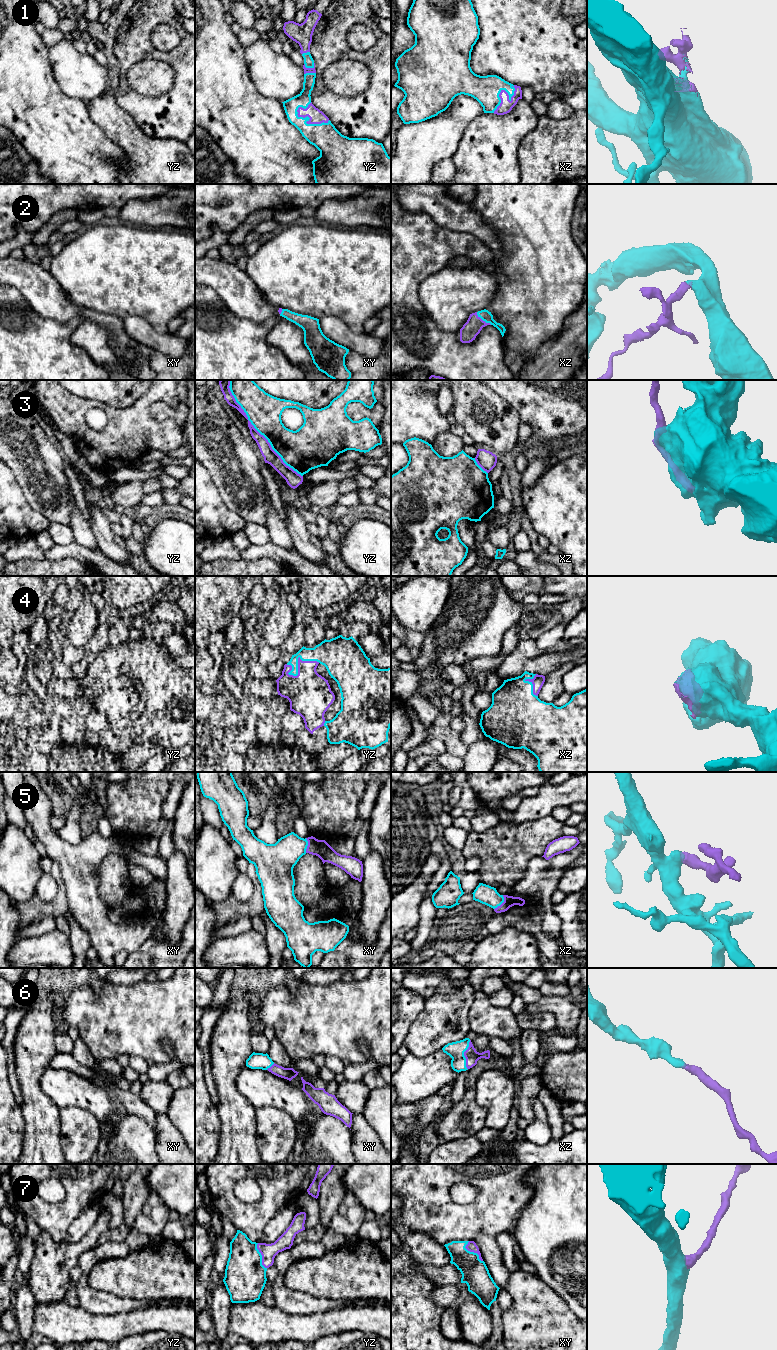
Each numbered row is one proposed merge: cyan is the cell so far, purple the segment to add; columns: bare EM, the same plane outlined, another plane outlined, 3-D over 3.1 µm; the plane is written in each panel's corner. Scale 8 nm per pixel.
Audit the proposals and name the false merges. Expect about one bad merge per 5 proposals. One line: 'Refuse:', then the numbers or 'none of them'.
Refuse: 3

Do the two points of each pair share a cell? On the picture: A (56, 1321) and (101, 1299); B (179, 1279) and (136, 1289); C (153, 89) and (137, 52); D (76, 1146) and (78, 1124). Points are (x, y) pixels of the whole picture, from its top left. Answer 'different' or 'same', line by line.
A: different
B: same
C: different
D: same

